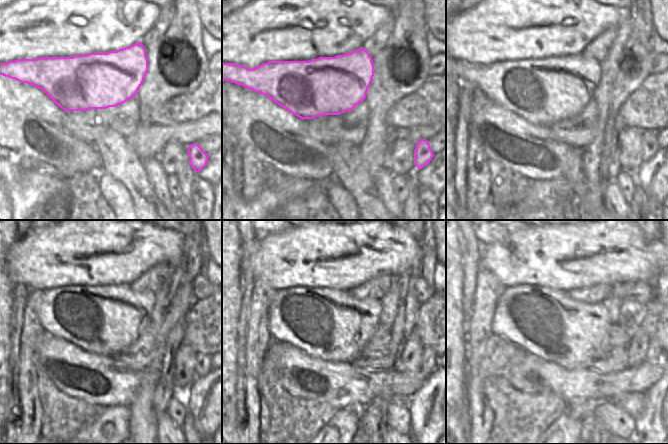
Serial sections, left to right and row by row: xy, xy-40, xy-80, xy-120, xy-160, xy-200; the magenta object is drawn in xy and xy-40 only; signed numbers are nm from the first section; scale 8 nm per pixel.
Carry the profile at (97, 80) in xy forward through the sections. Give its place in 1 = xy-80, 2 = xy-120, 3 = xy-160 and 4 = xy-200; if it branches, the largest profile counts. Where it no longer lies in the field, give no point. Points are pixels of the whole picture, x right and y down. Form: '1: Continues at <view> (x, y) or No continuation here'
1: Continues at xy-80 (543, 92)
2: Continues at xy-120 (106, 319)
3: Continues at xy-160 (329, 324)
4: Continues at xy-200 (547, 323).

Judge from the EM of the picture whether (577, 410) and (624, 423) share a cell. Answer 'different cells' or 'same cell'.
same cell

